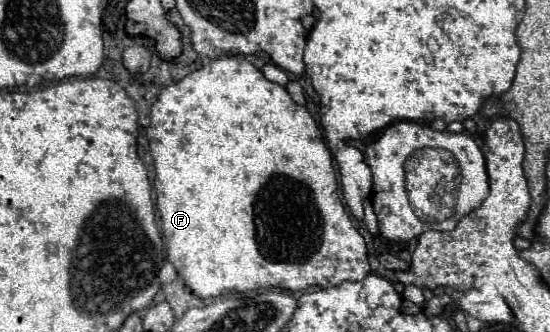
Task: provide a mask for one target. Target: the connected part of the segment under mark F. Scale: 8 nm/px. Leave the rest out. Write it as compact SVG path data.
M222 57L216 59L202 69L190 73L182 81L168 85L162 89L158 101L152 105L150 111L150 127L148 127L149 149L146 154L139 155L148 171L150 181L150 199L154 205L154 219L162 237L164 249L164 263L158 272L160 291L154 295L152 303L142 309L148 311L152 305L166 301L164 287L174 283L176 279L182 281L186 287L192 289L194 297L203 305L206 297L220 297L226 293L245 293L254 289L282 289L282 291L304 291L310 287L334 287L344 281L362 281L370 273L368 252L362 235L354 229L349 213L338 193L337 175L332 167L332 157L322 141L320 129L316 121L308 113L306 107L296 105L288 91L276 83L270 83L262 77L262 73L242 57Z

